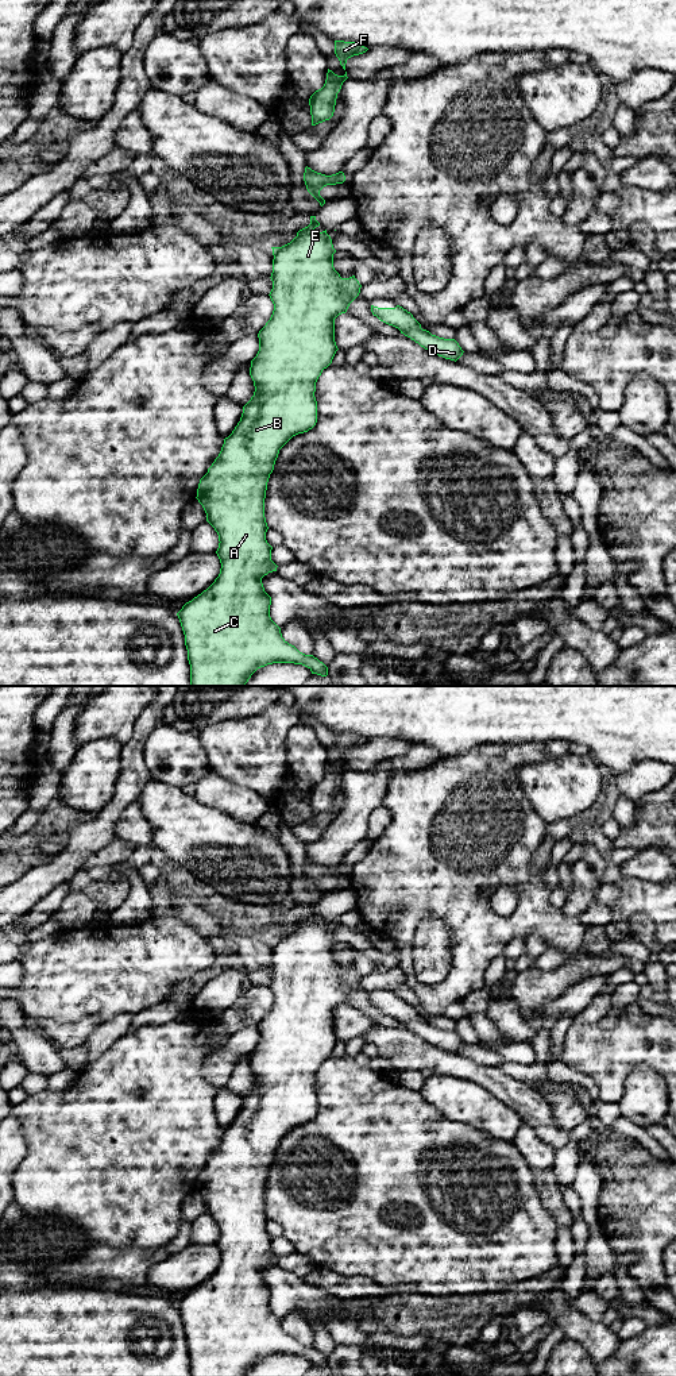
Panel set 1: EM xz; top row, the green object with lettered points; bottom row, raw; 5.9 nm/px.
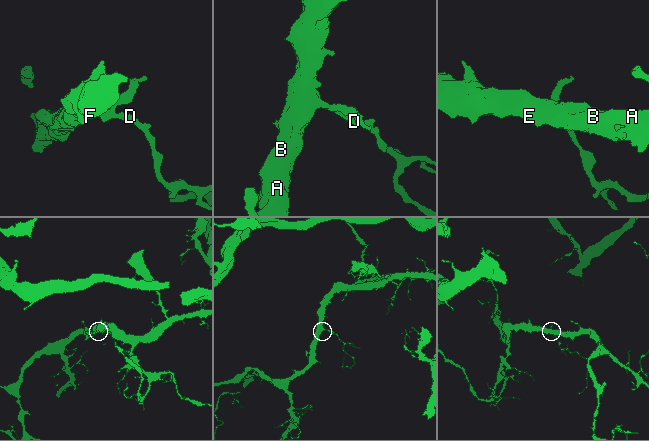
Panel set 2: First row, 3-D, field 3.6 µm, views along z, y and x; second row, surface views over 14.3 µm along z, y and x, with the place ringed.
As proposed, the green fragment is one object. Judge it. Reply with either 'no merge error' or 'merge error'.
no merge error

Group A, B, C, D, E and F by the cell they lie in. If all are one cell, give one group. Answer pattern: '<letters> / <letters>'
A B C D E F

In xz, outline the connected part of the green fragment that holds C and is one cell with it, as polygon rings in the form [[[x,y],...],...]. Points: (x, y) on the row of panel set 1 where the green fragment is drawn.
[[[310,216],[310,224],[297,232],[297,236],[282,247],[273,248],[273,289],[270,298],[274,311],[270,320],[259,331],[259,351],[251,361],[250,375],[255,392],[243,406],[240,421],[232,433],[224,439],[219,456],[208,473],[200,479],[197,500],[206,513],[206,521],[219,535],[216,551],[221,568],[215,582],[201,594],[186,602],[177,613],[188,650],[190,664],[190,686],[244,686],[260,667],[273,663],[294,663],[308,667],[312,674],[328,675],[328,667],[313,655],[300,652],[289,644],[281,628],[270,617],[271,597],[264,591],[262,578],[277,571],[271,560],[273,547],[266,540],[269,529],[264,517],[264,498],[270,474],[274,470],[279,450],[295,435],[308,432],[317,423],[316,382],[339,350],[335,342],[335,319],[345,313],[349,304],[359,296],[362,285],[355,278],[341,278],[333,267],[332,239],[327,230],[317,232],[320,223]]]

